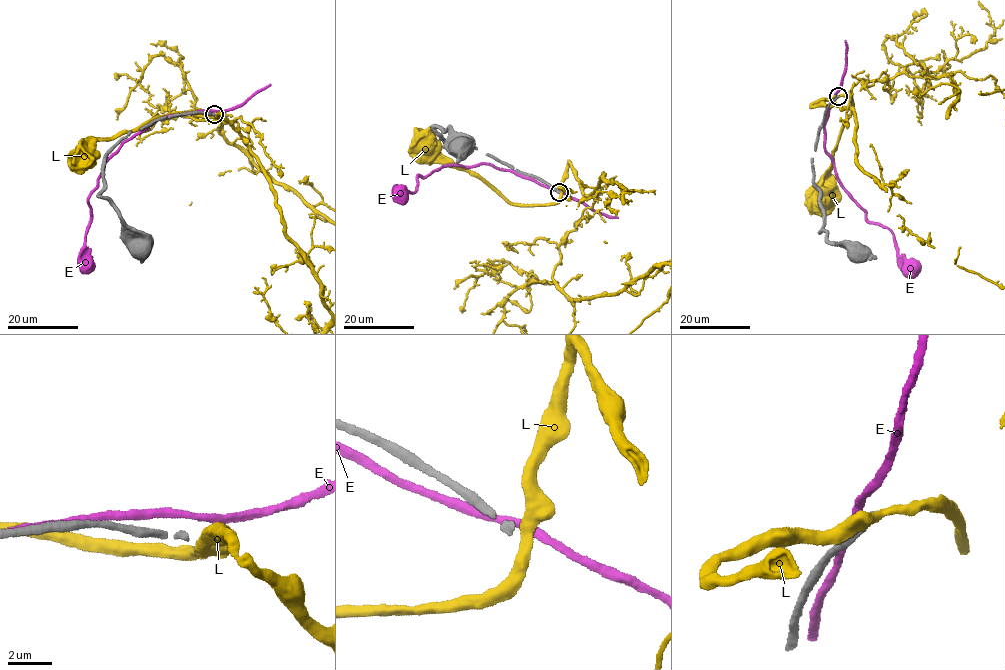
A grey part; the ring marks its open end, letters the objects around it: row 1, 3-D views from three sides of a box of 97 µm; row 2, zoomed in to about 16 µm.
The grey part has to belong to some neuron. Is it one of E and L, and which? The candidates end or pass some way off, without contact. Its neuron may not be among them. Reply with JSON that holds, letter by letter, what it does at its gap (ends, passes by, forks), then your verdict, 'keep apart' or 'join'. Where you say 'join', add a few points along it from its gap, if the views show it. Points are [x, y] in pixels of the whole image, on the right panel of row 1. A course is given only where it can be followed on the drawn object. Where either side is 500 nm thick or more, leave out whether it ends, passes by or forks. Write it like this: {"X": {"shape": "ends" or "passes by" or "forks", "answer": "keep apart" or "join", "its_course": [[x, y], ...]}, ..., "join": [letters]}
{"E": {"shape": "passes by", "answer": "keep apart"}, "L": {"shape": "passes by", "answer": "keep apart"}, "join": []}

